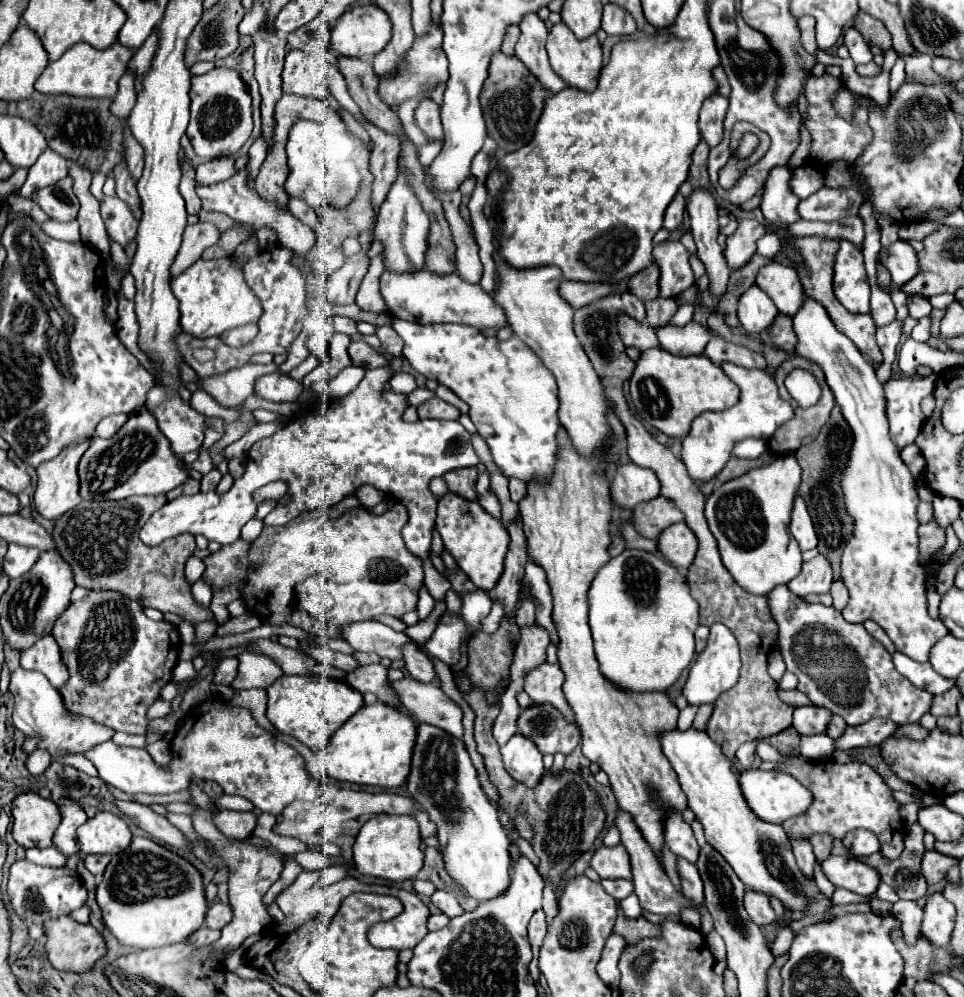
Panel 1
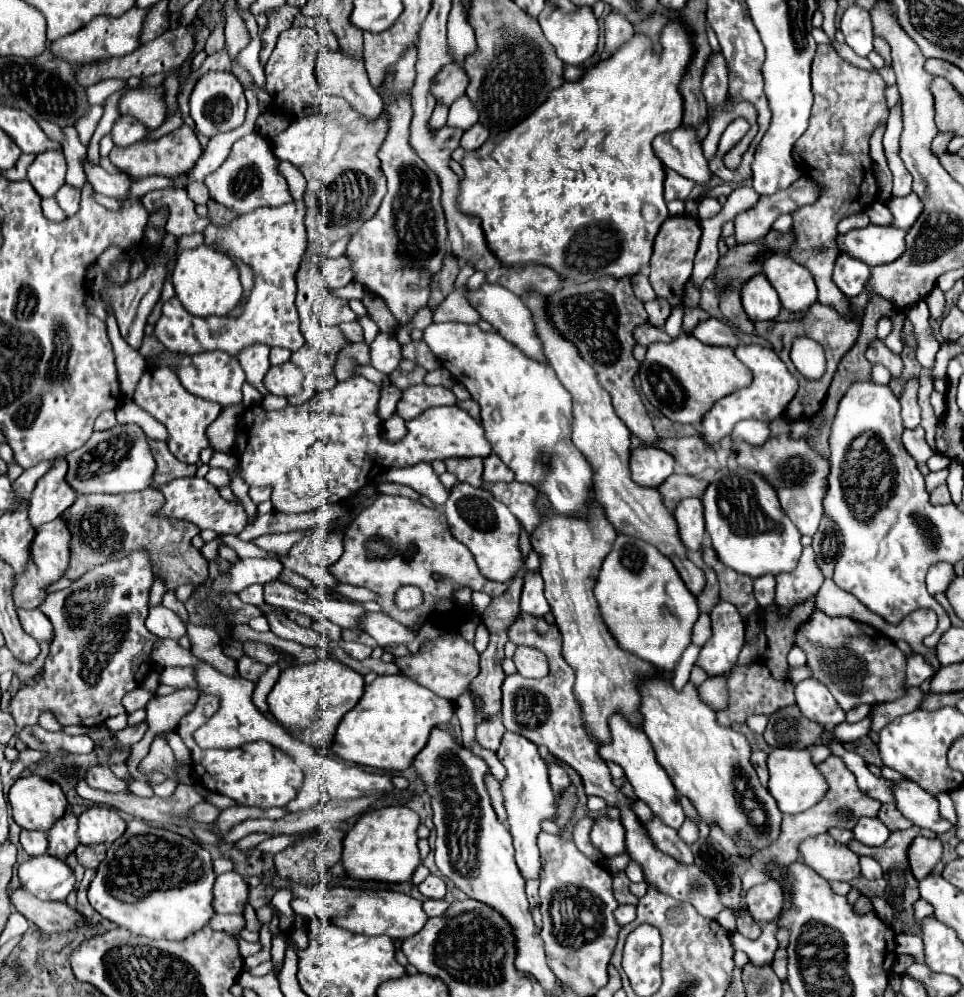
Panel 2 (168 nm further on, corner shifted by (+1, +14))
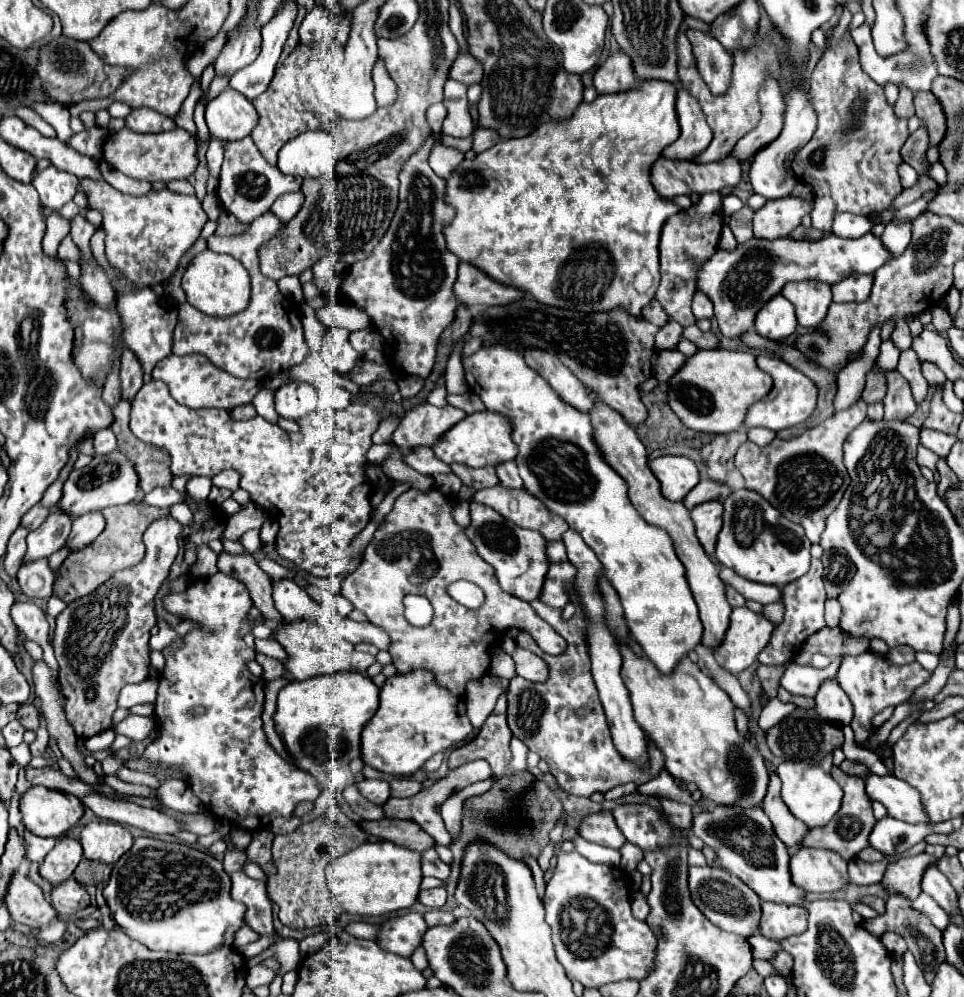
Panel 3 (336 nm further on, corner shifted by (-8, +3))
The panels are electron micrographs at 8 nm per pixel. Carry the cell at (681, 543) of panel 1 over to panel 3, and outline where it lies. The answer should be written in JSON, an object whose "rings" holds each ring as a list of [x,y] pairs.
{"rings":[[[707,501],[707,503],[701,503],[699,507],[695,507],[691,511],[697,539],[703,545],[707,555],[713,555],[713,551],[715,551],[717,533],[719,533],[721,523],[723,523],[721,515],[723,515],[723,503],[721,501]]]}

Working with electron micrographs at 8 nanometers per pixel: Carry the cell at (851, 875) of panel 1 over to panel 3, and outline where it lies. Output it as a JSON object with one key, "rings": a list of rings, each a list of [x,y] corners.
{"rings":[[[801,847],[791,855],[791,879],[813,893],[839,891],[849,885],[847,861],[831,849]]]}

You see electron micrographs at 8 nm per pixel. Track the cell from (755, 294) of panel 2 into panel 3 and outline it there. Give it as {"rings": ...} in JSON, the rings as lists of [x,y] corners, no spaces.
{"rings":[[[777,295],[767,301],[767,305],[763,305],[763,309],[755,317],[755,331],[773,341],[789,337],[795,327],[795,309],[783,295]]]}

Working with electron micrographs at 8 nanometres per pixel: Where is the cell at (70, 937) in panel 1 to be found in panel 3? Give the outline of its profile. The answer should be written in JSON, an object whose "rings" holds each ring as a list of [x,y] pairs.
{"rings":[[[15,873],[11,879],[5,903],[11,919],[15,923],[27,925],[29,929],[43,929],[57,915],[49,901],[43,897],[43,891],[21,873]]]}

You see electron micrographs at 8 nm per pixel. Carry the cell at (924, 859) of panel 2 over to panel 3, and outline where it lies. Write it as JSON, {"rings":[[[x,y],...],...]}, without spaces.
{"rings":[[[919,853],[915,857],[905,857],[893,863],[883,879],[883,887],[887,887],[891,893],[901,893],[909,899],[917,899],[921,895],[921,879],[923,873],[935,865],[937,859],[929,853]]]}

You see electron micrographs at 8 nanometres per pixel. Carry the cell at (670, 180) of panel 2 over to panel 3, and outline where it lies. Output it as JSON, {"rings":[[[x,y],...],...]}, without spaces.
{"rings":[[[731,155],[717,163],[687,163],[687,161],[671,161],[671,159],[659,157],[651,167],[651,181],[655,189],[667,199],[675,199],[679,195],[691,197],[691,193],[705,195],[713,191],[725,191],[735,187],[739,179],[741,179],[741,165],[739,161],[733,161]]]}

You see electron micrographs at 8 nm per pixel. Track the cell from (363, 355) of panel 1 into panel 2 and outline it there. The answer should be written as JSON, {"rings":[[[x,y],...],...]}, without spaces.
{"rings":[[[350,322],[350,324],[340,324],[340,330],[344,332],[346,340],[350,342],[358,342],[362,336],[362,330],[358,330],[358,322]]]}

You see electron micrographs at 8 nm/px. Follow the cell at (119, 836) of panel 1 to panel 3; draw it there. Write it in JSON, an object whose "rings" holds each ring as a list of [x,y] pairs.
{"rings":[[[91,821],[81,831],[81,845],[87,859],[117,863],[119,857],[131,849],[133,835],[121,823]]]}

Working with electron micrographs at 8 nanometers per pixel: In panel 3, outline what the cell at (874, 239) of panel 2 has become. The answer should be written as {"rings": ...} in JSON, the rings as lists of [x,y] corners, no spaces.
{"rings":[[[867,233],[859,239],[843,239],[837,235],[827,235],[819,241],[793,241],[789,237],[775,241],[751,239],[741,243],[733,253],[717,249],[711,261],[705,261],[699,267],[697,287],[709,295],[715,305],[715,317],[719,329],[725,337],[739,337],[741,333],[753,327],[755,313],[789,281],[825,281],[829,285],[855,273],[875,273],[893,255],[881,243],[879,237]]]}

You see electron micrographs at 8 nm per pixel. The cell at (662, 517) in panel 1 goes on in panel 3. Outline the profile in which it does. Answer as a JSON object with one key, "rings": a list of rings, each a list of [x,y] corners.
{"rings":[[[701,479],[689,493],[687,497],[683,499],[683,505],[687,509],[693,509],[697,507],[699,503],[705,503],[705,501],[725,501],[725,497],[731,495],[731,489],[727,485],[719,485],[715,481],[709,481],[709,479]]]}

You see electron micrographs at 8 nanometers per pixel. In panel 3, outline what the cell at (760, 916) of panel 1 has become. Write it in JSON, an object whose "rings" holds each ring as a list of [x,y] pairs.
{"rings":[[[763,903],[763,915],[759,923],[759,931],[763,937],[771,941],[781,941],[789,935],[803,933],[807,929],[807,911],[797,905],[785,903]]]}

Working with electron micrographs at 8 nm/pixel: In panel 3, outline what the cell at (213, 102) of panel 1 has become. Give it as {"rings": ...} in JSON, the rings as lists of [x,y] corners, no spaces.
{"rings":[[[231,87],[211,99],[205,109],[205,121],[211,137],[225,141],[239,141],[247,137],[257,125],[257,119],[253,103]]]}

